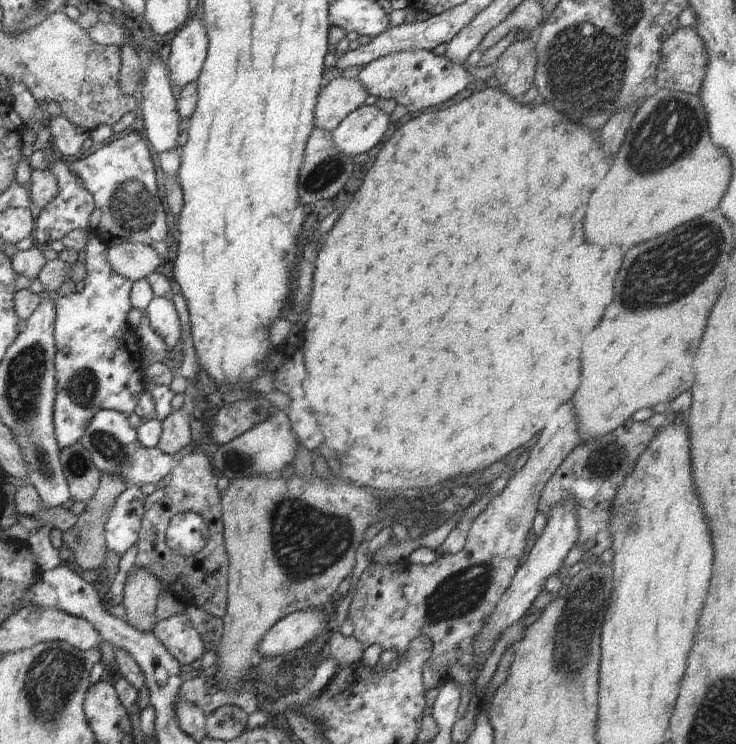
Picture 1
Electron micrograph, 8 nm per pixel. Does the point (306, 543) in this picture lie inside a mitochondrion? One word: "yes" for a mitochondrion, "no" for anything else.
yes

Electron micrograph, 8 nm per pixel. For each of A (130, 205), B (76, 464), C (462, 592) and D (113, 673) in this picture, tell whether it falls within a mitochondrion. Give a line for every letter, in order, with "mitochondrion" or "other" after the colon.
A: mitochondrion
B: mitochondrion
C: mitochondrion
D: other

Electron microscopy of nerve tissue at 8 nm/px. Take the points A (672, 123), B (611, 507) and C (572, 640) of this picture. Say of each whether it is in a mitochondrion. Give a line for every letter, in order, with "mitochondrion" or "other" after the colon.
A: mitochondrion
B: other
C: mitochondrion

